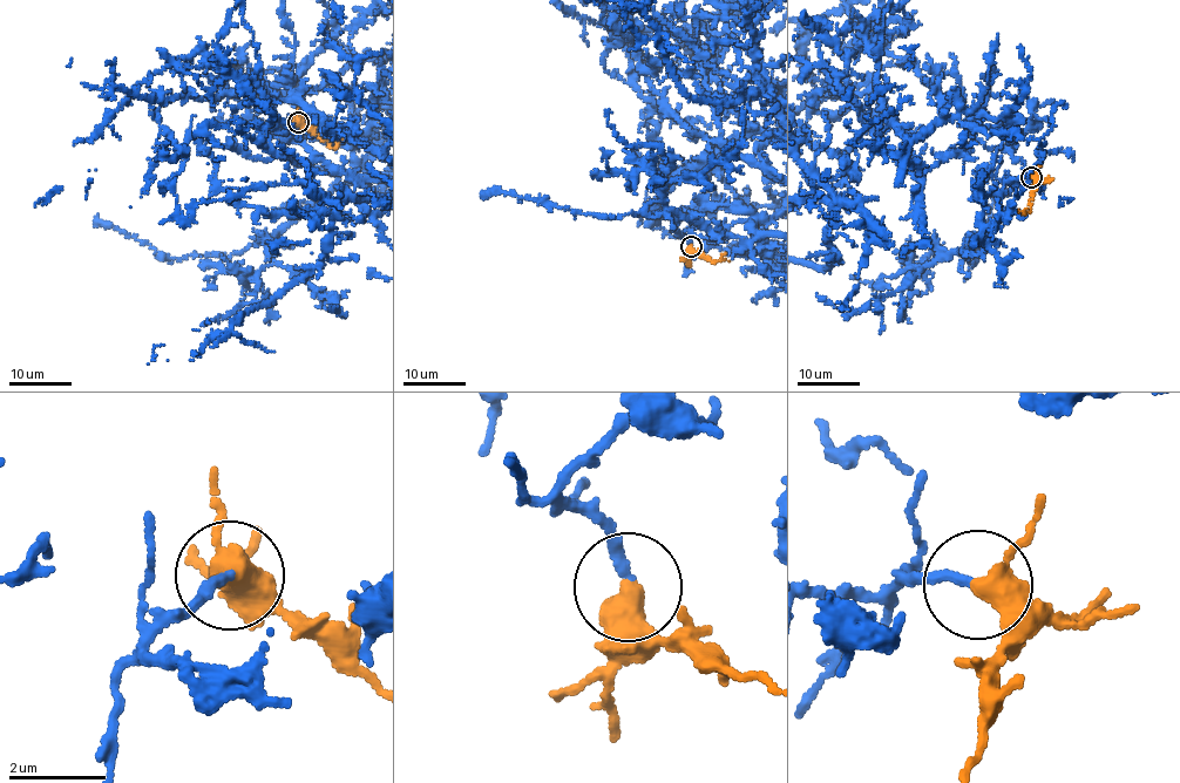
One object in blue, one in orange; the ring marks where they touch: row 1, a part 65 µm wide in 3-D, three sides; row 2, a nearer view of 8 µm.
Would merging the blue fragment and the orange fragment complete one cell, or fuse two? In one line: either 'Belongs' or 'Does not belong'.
Belongs

